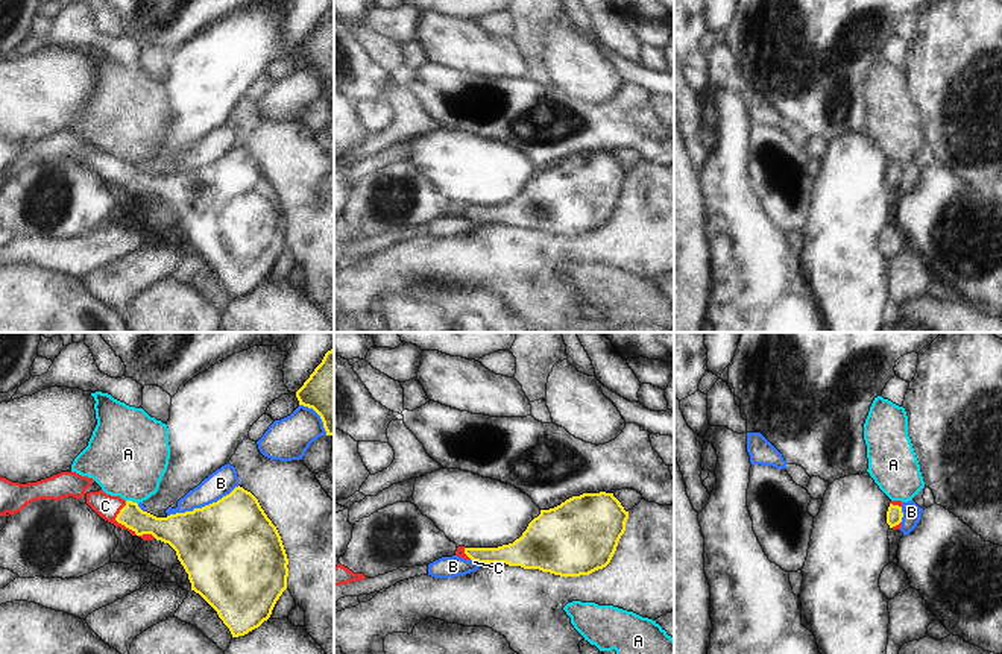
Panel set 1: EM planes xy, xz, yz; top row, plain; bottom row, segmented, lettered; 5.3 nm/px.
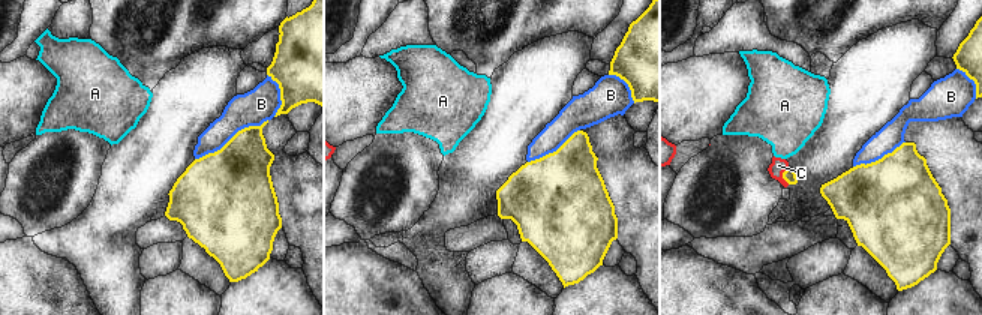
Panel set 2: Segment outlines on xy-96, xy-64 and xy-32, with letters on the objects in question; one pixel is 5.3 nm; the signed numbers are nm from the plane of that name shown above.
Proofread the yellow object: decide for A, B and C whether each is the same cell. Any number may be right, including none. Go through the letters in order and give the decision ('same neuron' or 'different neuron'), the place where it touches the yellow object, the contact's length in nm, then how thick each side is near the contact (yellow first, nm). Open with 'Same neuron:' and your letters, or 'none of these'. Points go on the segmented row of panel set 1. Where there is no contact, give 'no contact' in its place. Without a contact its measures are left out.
Same neuron: C
A: different neuron; meets yellow in xy at (131, 501); contact 70 nm long; 140 nm thick on the yellow side, 440 nm on the other
B: different neuron; meets yellow in xy at (202, 507); contact 420 nm long; 500 nm thick on the yellow side, 140 nm on the other
C: same neuron; meets yellow in xy at (126, 527); contact 260 nm long; 160 nm thick on the yellow side, 120 nm on the other

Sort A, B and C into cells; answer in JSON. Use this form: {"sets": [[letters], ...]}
{"sets": [["A"], ["B"], ["C"]]}

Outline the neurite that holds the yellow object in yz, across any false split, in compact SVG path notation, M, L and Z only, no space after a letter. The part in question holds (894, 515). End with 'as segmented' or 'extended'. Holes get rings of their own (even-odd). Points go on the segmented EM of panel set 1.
M902 501L890 502L888 511L887 511L887 524L893 530L900 530L900 527L902 527L902 524L900 524L902 517L903 517L902 504L903 504Z | extended

